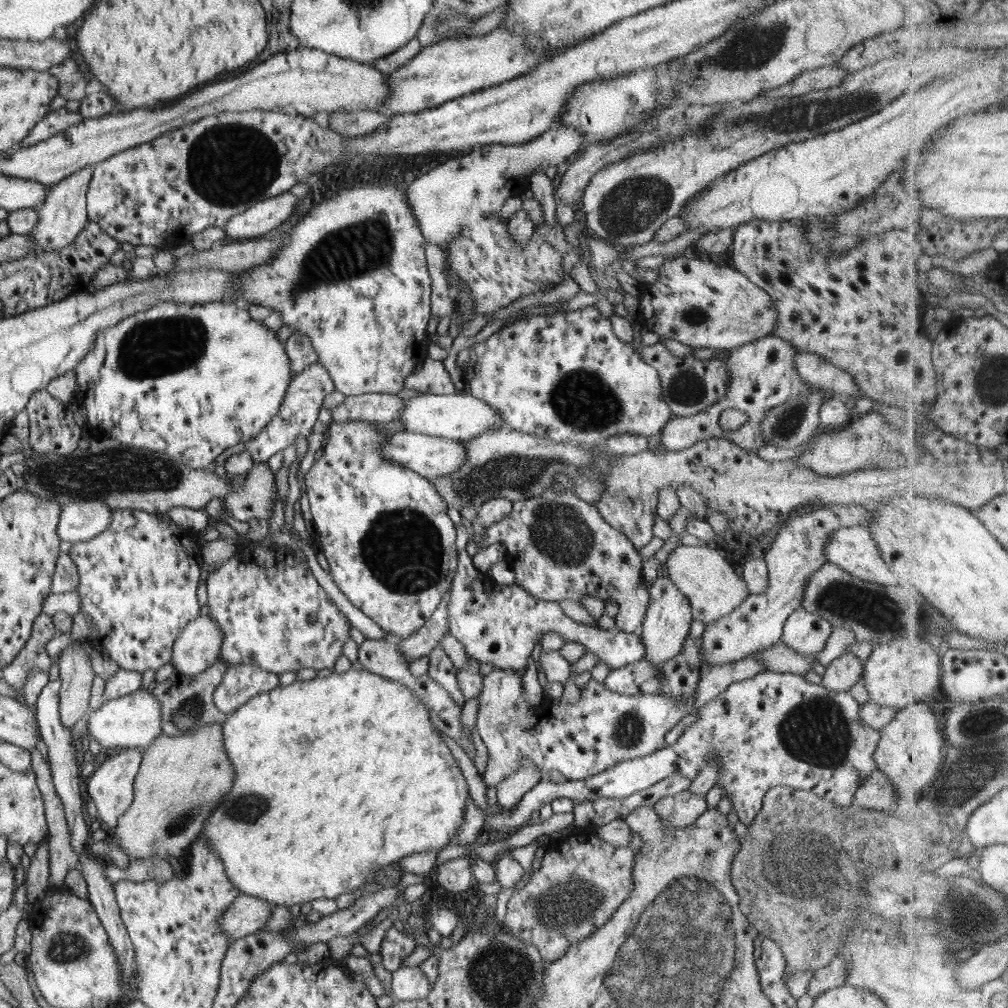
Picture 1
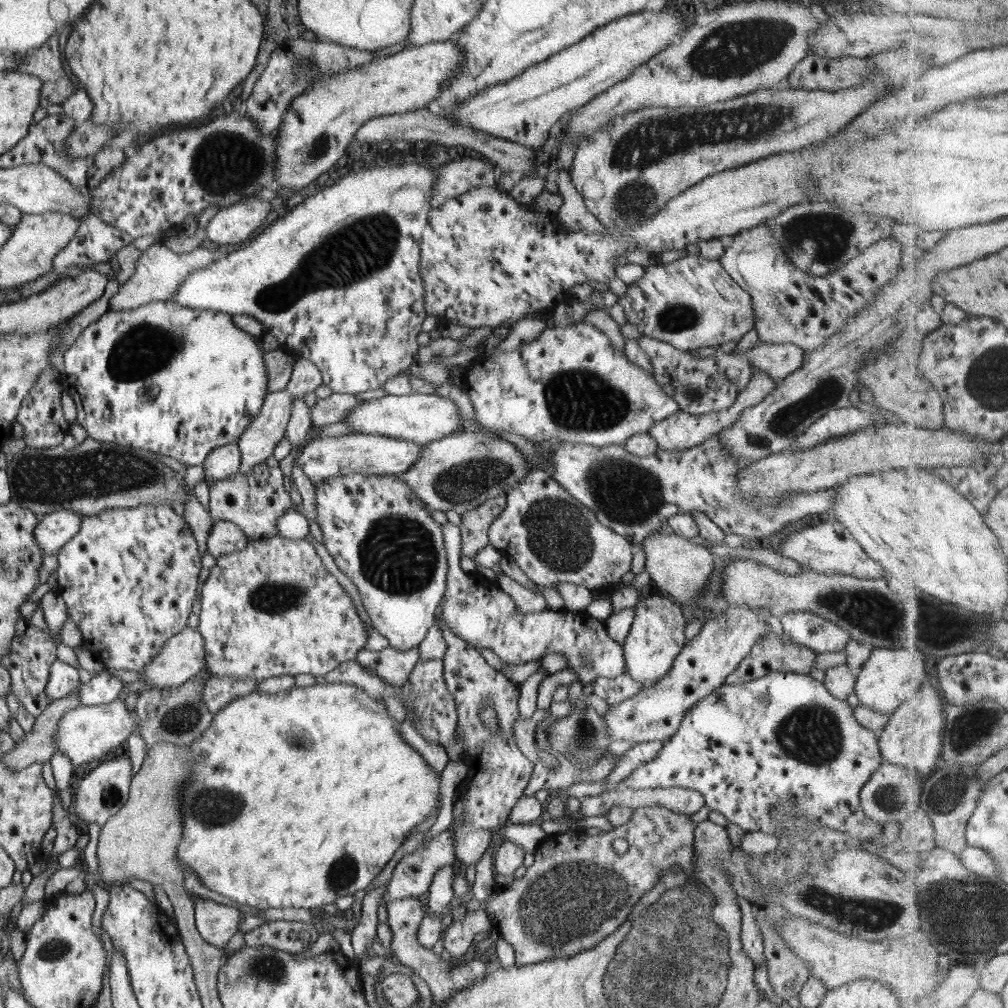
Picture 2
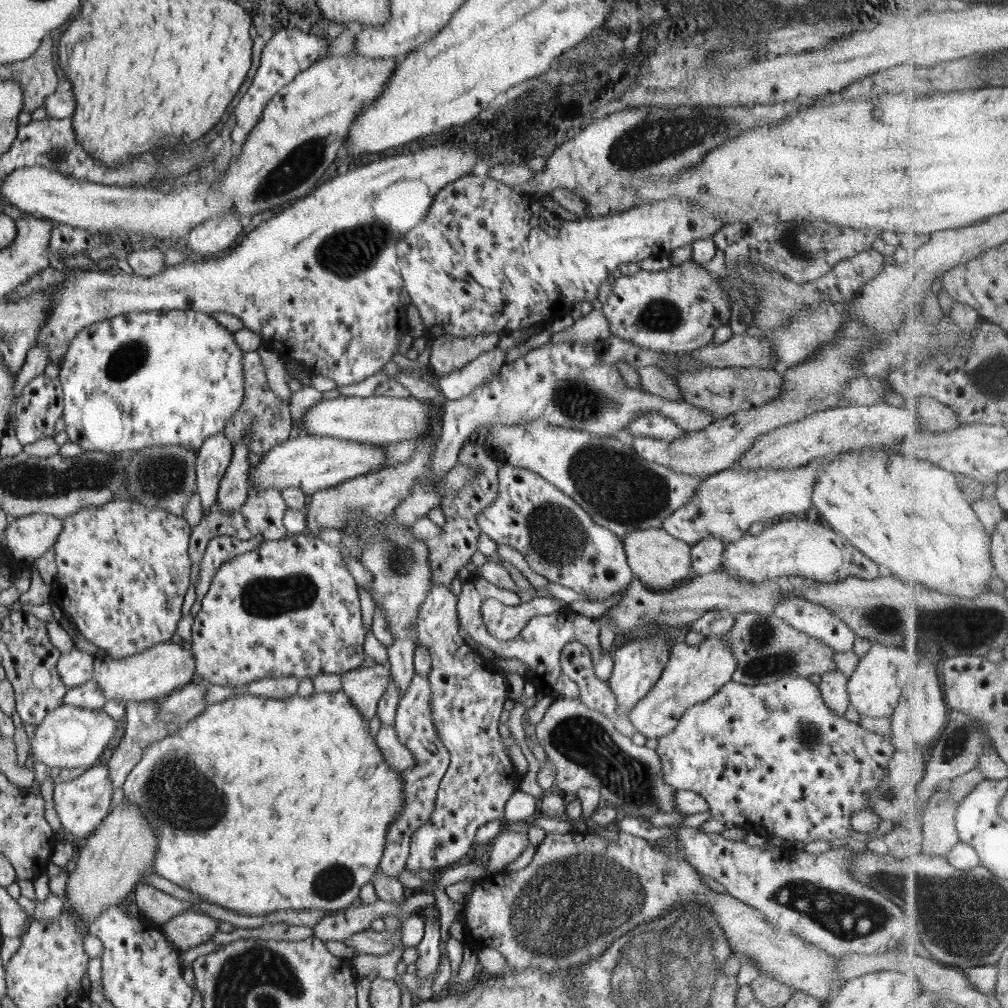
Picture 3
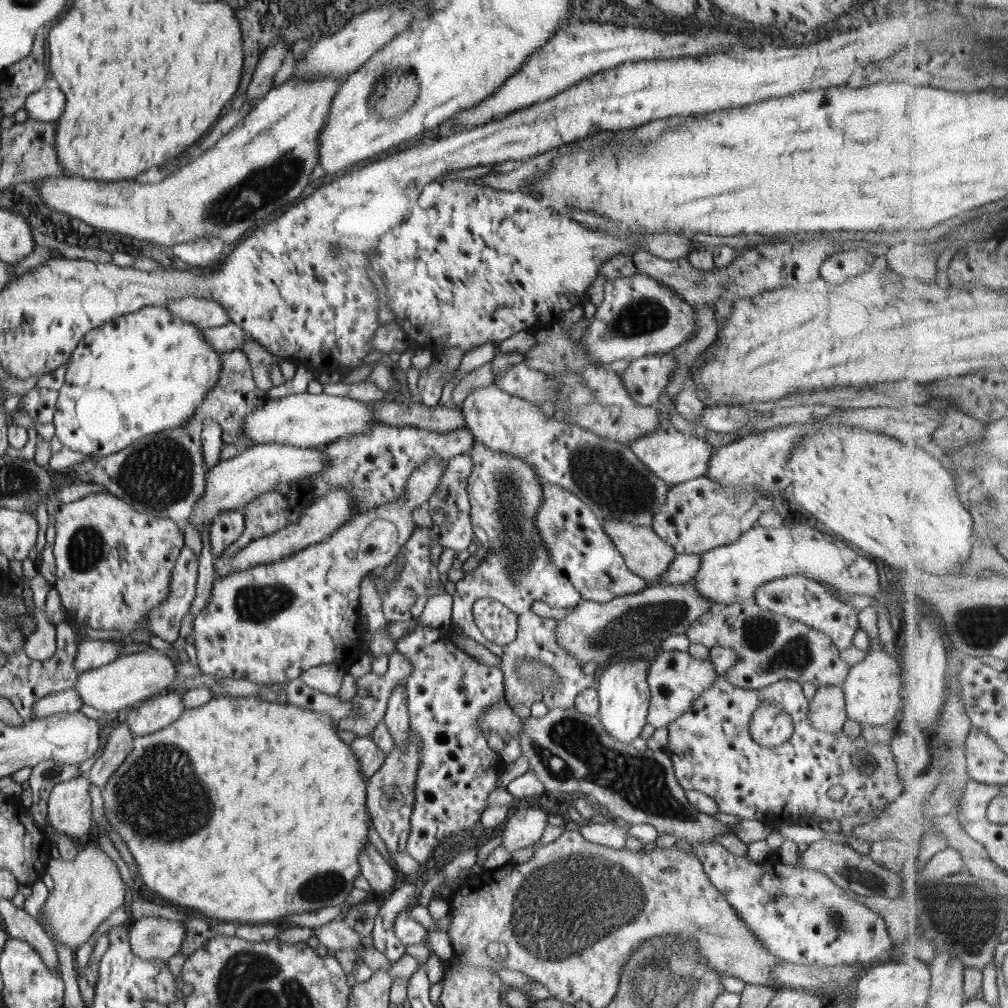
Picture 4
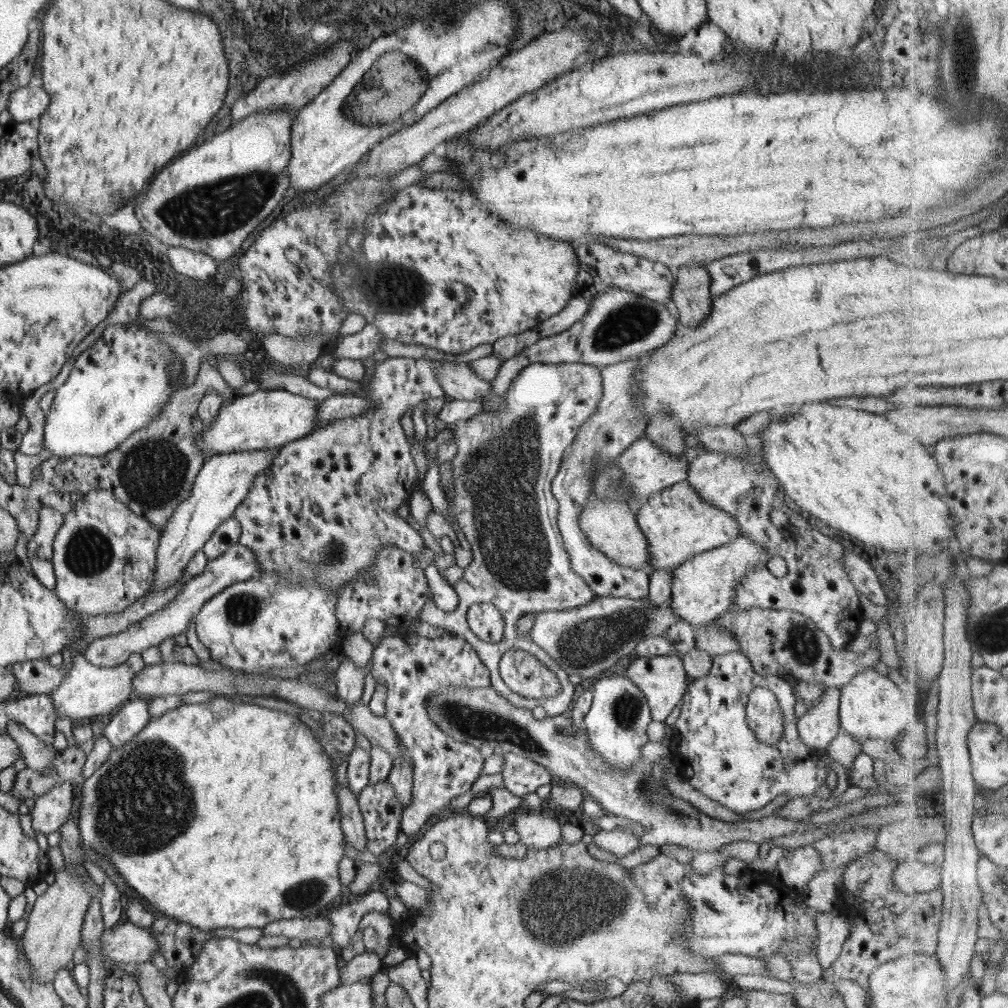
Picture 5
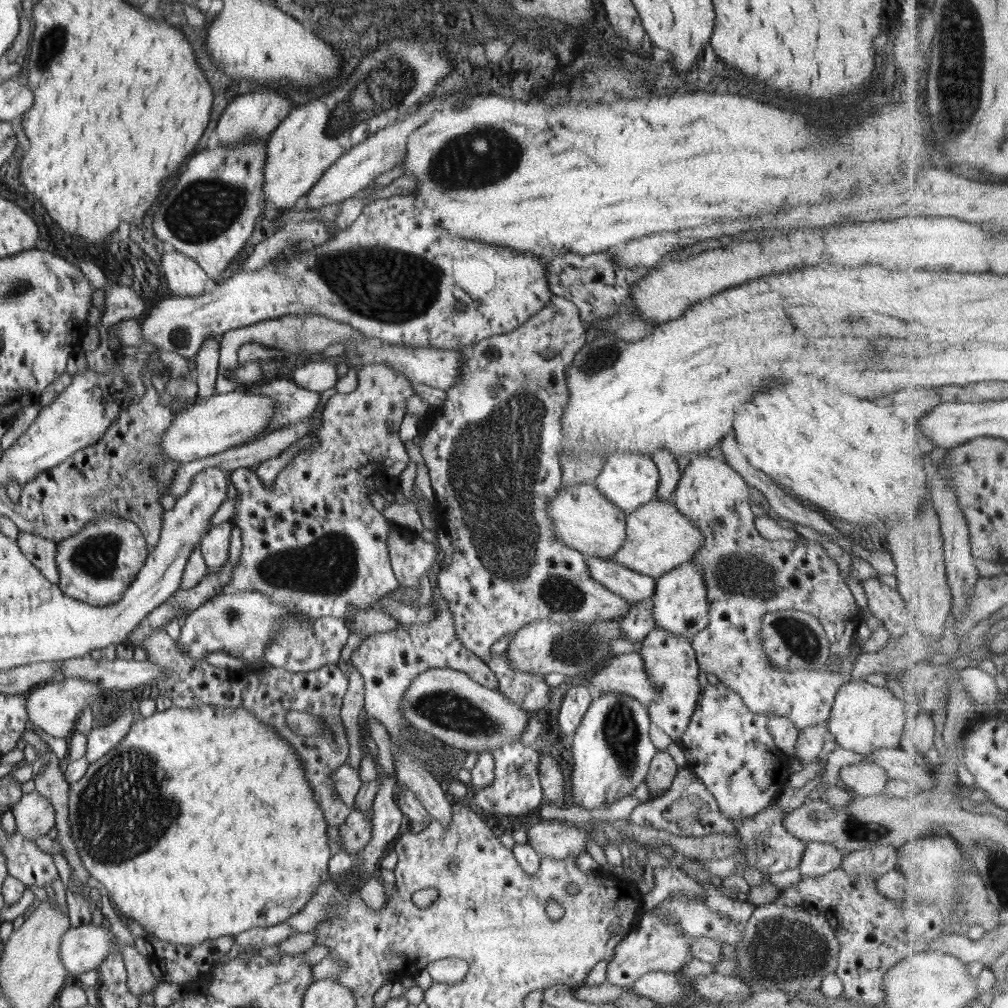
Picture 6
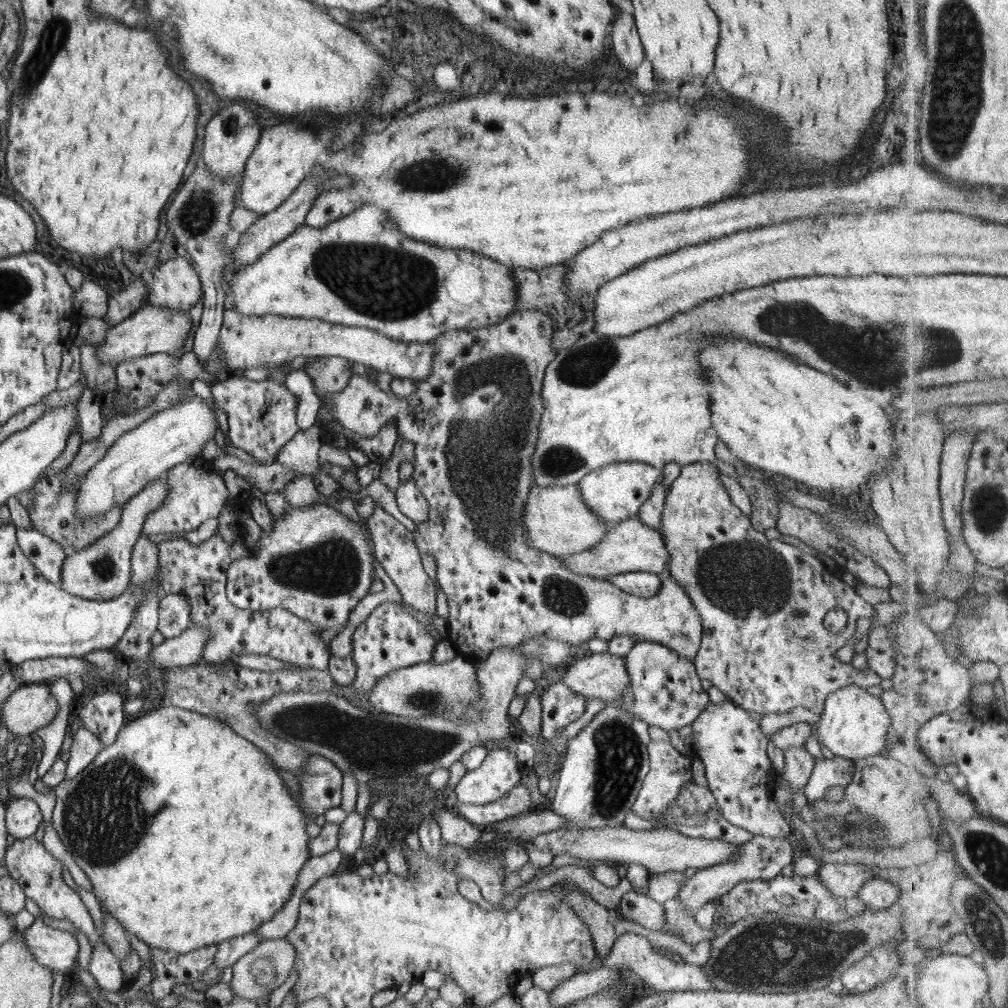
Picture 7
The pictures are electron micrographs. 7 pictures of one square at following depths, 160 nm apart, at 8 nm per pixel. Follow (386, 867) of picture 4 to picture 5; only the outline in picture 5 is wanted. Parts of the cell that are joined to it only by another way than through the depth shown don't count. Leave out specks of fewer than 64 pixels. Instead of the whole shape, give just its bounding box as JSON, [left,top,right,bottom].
[337,782,367,852]

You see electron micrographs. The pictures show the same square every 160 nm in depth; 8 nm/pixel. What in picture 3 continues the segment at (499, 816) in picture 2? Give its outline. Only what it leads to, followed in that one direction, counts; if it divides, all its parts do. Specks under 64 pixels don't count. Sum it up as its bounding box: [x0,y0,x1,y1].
[405,586,524,875]

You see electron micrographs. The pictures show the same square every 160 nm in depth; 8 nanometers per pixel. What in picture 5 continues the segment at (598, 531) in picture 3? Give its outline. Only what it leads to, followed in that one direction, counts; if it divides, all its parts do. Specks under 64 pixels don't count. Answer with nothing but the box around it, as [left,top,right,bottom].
[551,360,649,600]

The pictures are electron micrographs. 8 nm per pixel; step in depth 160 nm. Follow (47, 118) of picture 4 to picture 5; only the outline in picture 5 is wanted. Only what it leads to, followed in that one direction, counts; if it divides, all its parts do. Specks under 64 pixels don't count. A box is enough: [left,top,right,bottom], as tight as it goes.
[8,86,50,122]

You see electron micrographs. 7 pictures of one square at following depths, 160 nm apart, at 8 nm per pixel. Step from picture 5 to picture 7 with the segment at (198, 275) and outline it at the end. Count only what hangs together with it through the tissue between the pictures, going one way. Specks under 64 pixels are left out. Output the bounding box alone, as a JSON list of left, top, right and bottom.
[148,257,203,311]

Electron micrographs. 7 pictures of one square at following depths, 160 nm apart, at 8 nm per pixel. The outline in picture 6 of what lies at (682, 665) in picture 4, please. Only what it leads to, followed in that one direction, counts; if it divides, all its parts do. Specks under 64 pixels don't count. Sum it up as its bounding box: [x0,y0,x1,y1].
[590,653,661,707]

